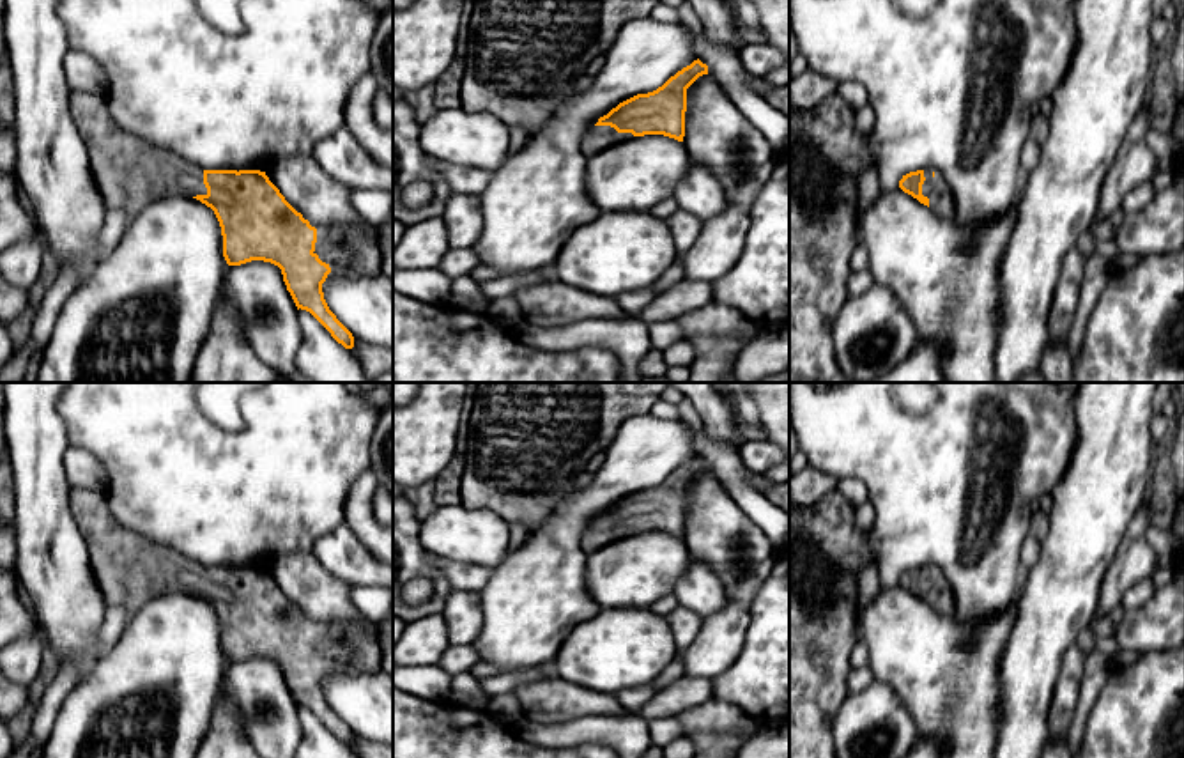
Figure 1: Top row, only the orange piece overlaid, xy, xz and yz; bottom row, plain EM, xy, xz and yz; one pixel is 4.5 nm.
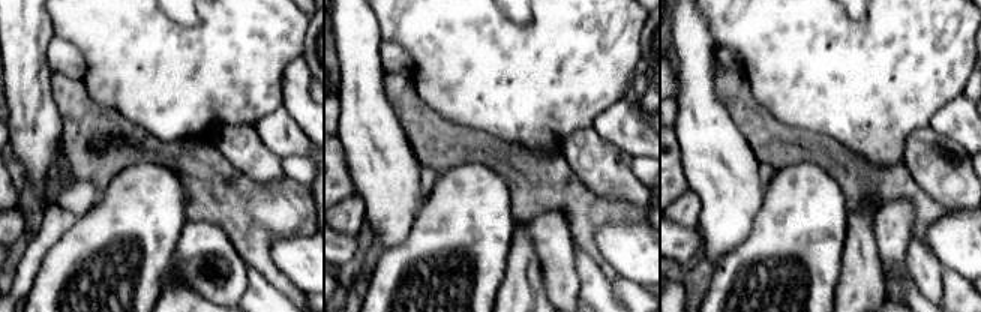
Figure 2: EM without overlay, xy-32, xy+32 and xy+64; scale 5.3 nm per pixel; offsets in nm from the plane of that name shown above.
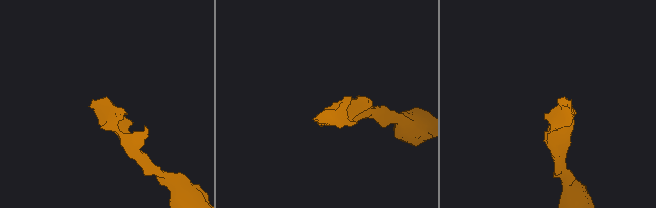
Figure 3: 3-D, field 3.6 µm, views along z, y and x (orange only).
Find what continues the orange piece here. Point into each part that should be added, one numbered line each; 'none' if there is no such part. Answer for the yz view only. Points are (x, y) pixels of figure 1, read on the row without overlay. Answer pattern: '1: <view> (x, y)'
1: yz (935, 585)

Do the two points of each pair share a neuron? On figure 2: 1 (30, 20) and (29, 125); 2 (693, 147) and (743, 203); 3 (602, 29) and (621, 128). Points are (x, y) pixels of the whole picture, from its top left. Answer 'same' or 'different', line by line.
1: same
2: same
3: different

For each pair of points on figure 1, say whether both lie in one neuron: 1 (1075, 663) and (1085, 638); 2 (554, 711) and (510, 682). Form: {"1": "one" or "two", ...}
{"1": "two", "2": "two"}

